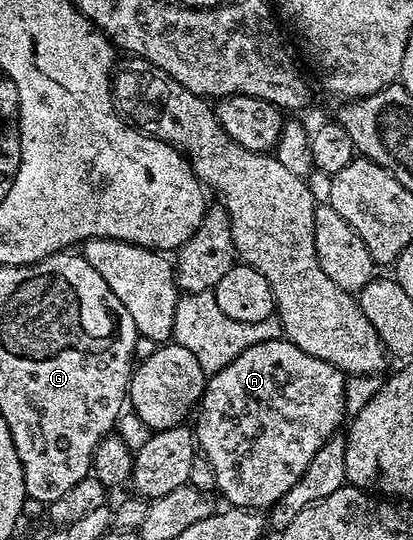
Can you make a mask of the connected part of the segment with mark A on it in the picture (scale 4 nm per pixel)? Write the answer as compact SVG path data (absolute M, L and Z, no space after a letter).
M289 340L282 341L250 346L237 360L210 375L203 387L197 450L211 467L215 490L223 493L224 503L231 508L263 512L280 502L300 482L319 451L336 437L335 429L347 410L348 379L343 371L328 362L321 364L320 358L307 360L304 350Z

